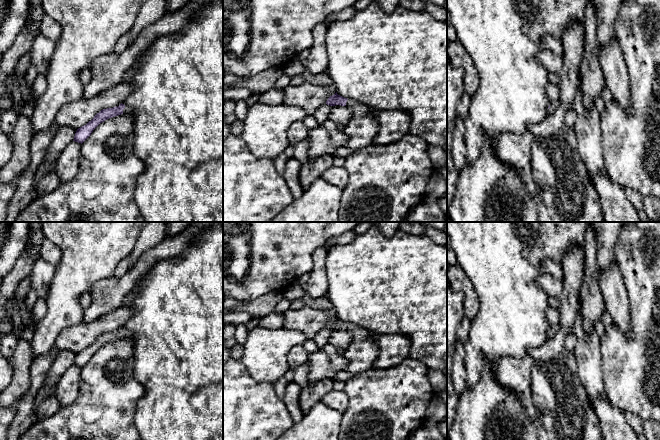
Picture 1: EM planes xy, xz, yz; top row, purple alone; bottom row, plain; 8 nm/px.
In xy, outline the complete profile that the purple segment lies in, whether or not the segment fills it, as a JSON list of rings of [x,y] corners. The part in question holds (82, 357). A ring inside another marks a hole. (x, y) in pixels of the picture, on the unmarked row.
[[[122,327],[113,332],[107,332],[107,333],[101,334],[86,349],[77,353],[73,365],[82,368],[91,359],[93,354],[100,347],[104,346],[105,344],[109,342],[121,339],[121,338],[129,338],[129,336],[130,336],[129,332]]]

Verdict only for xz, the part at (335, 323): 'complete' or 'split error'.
split error

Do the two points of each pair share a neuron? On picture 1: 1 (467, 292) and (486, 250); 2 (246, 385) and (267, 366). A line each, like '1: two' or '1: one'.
1: two
2: two

